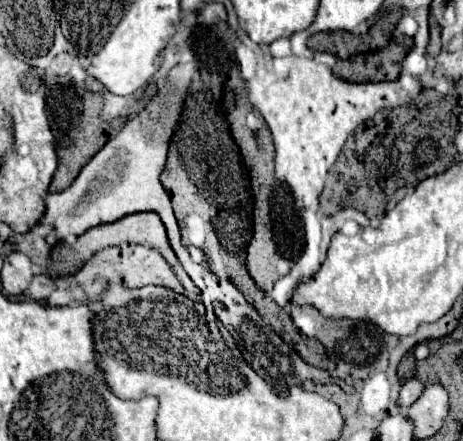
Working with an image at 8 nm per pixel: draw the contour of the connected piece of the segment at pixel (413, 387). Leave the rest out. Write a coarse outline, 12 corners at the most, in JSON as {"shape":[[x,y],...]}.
{"shape":[[416,378],[404,382],[398,406],[408,408],[418,400],[424,386]]}

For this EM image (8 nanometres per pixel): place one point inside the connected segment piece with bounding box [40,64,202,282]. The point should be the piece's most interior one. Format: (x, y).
(124, 178)

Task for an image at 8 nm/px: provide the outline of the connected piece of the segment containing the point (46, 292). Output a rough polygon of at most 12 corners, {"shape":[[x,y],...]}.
{"shape":[[46,274],[34,276],[28,294],[36,302],[46,302],[54,290],[54,280]]}

